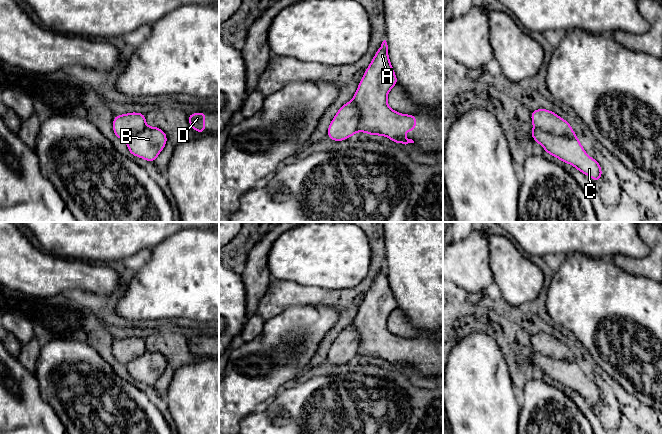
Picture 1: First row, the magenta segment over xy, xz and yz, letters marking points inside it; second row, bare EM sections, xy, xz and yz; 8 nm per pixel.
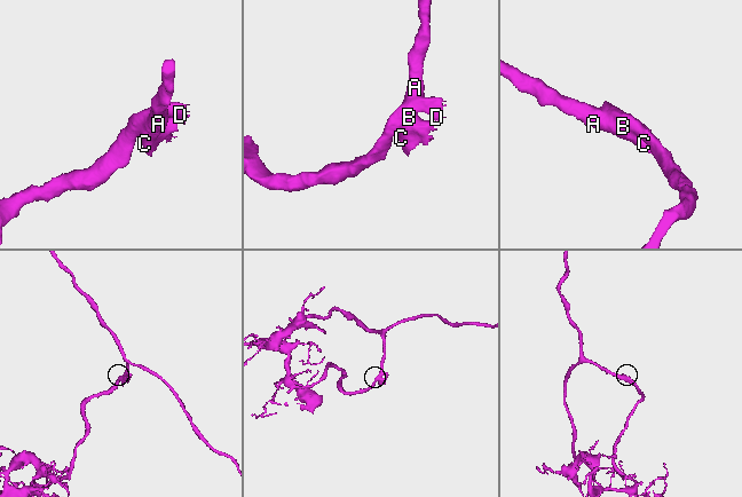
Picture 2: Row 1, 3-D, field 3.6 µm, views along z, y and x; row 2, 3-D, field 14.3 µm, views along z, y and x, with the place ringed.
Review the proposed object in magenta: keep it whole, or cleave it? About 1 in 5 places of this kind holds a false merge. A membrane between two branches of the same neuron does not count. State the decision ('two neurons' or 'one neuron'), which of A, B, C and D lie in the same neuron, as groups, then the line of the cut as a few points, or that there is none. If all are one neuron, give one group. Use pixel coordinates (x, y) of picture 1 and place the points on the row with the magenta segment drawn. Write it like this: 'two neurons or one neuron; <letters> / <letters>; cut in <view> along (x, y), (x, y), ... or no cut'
one neuron; A B C D; no cut

